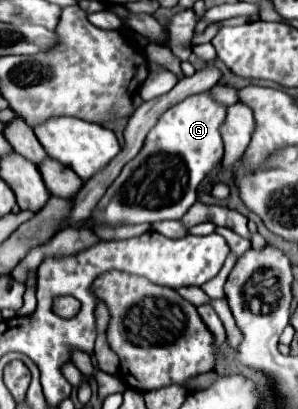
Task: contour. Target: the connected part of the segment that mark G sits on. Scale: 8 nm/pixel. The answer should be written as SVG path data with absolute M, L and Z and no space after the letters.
M204 91L186 97L162 113L140 153L124 165L122 173L96 205L92 221L96 225L120 225L182 219L196 203L196 187L200 181L220 165L224 157L220 127L226 121L226 109L228 107L218 103L210 91Z

